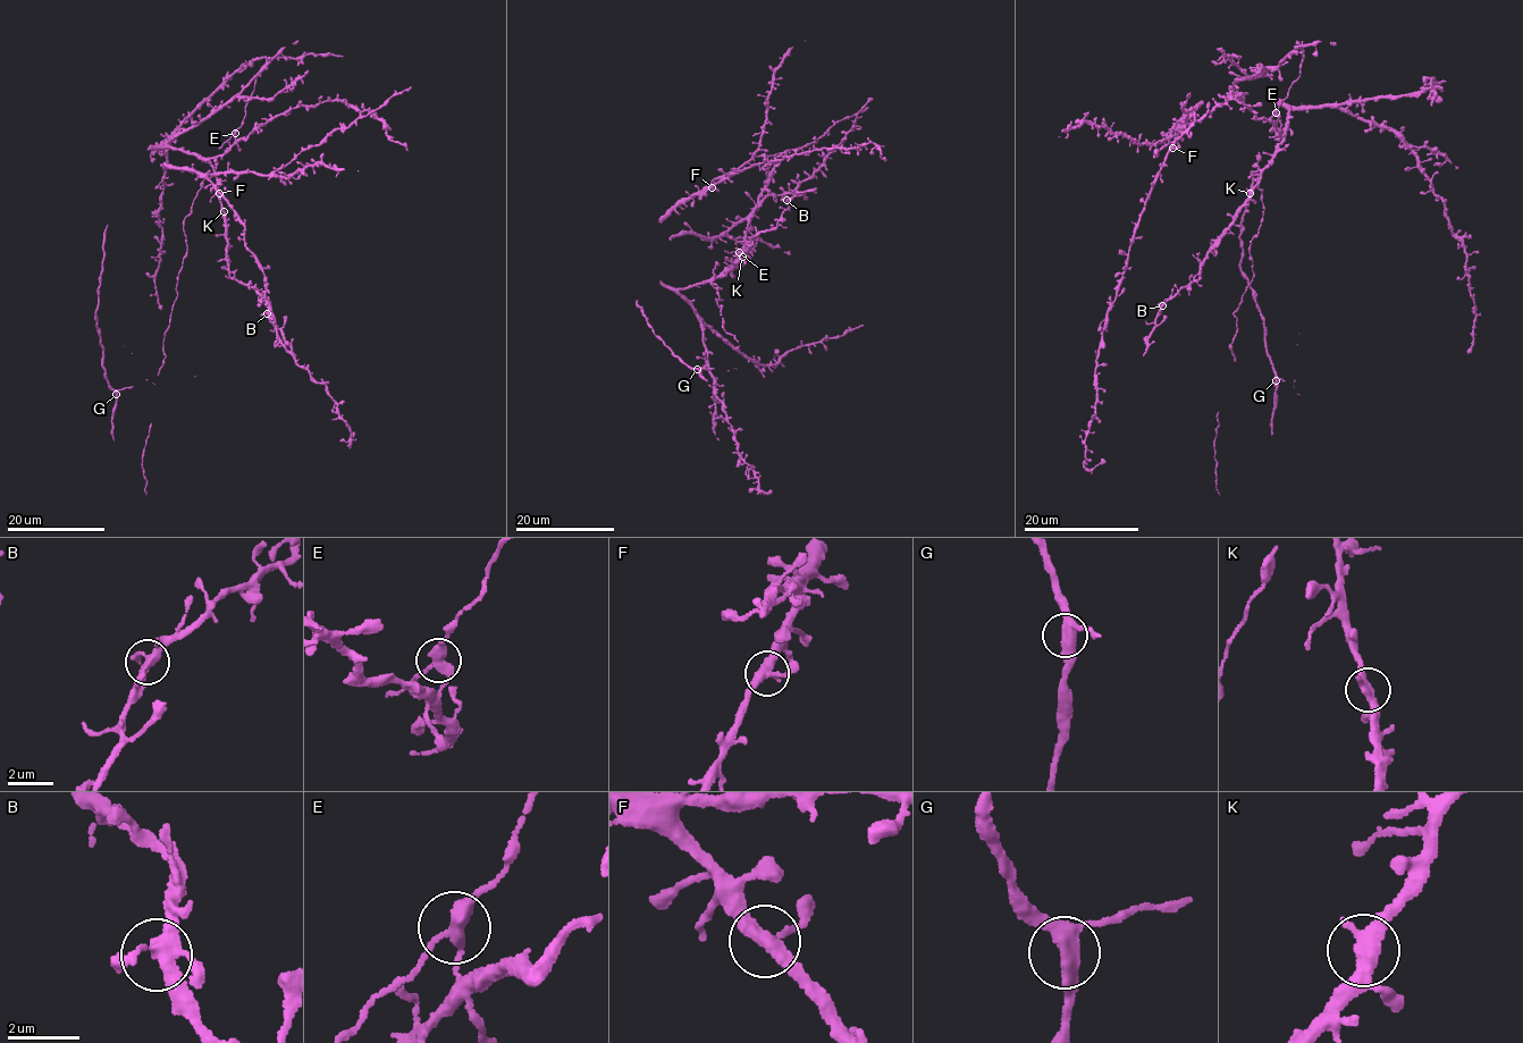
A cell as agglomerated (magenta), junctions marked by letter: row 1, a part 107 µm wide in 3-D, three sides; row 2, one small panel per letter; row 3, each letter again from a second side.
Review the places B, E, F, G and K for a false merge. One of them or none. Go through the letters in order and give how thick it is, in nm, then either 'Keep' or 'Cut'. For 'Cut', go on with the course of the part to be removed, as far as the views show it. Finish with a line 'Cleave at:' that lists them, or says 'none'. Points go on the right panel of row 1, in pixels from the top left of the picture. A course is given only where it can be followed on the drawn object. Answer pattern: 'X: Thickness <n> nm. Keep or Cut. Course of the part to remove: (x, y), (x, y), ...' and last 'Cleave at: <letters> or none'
B: Thickness 340 nm. Keep
E: Thickness 340 nm. Keep
F: Thickness 340 nm. Keep
G: Thickness 380 nm. Keep
K: Thickness 340 nm. Keep
Cleave at: none

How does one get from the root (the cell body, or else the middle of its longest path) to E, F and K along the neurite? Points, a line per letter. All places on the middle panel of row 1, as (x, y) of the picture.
E: (783, 193), (762, 199), (745, 235), (741, 255), (739, 252)
F: (783, 193), (793, 193), (839, 144), (844, 134), (835, 125), (796, 150), (754, 157), (698, 193), (712, 187)
K: (783, 193), (762, 199), (745, 235), (740, 255), (723, 271), (732, 270), (742, 257)

